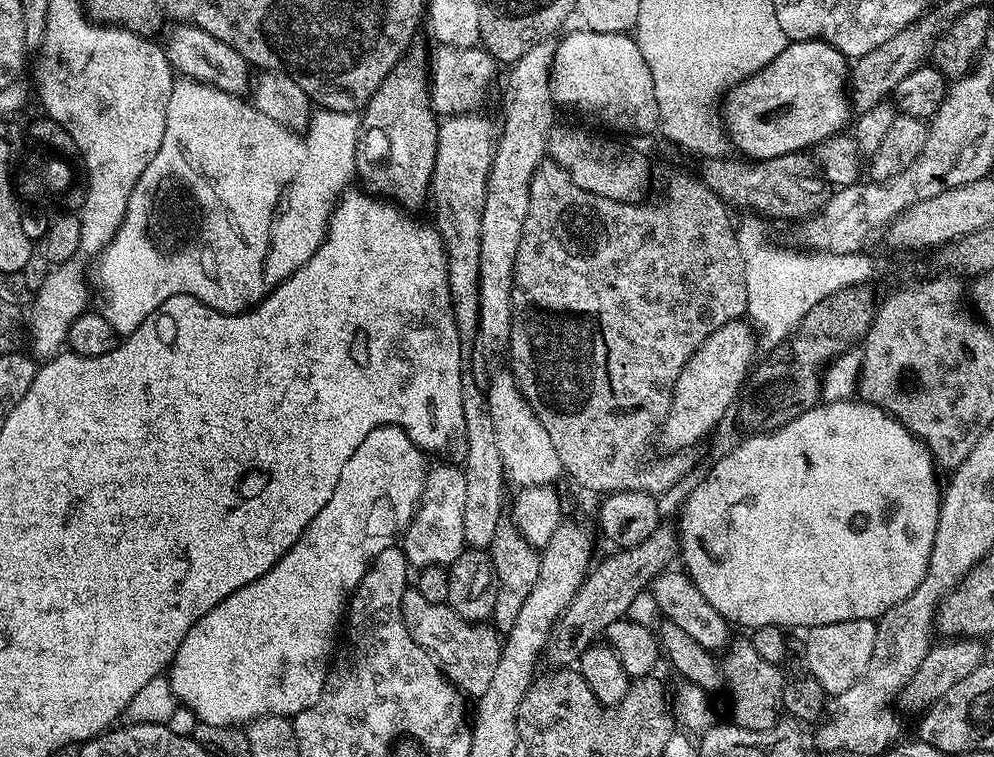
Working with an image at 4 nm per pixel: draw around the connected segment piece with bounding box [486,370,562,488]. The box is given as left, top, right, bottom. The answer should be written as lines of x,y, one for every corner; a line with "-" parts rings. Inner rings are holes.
504,370
486,384
490,419
494,421
494,435
498,438
498,450
502,454
502,466
505,477
512,480
520,488
552,486
562,476
558,450
554,450
554,442
550,442
550,434
546,434
546,426
538,422
538,414
526,402
520,392
516,377
511,371

